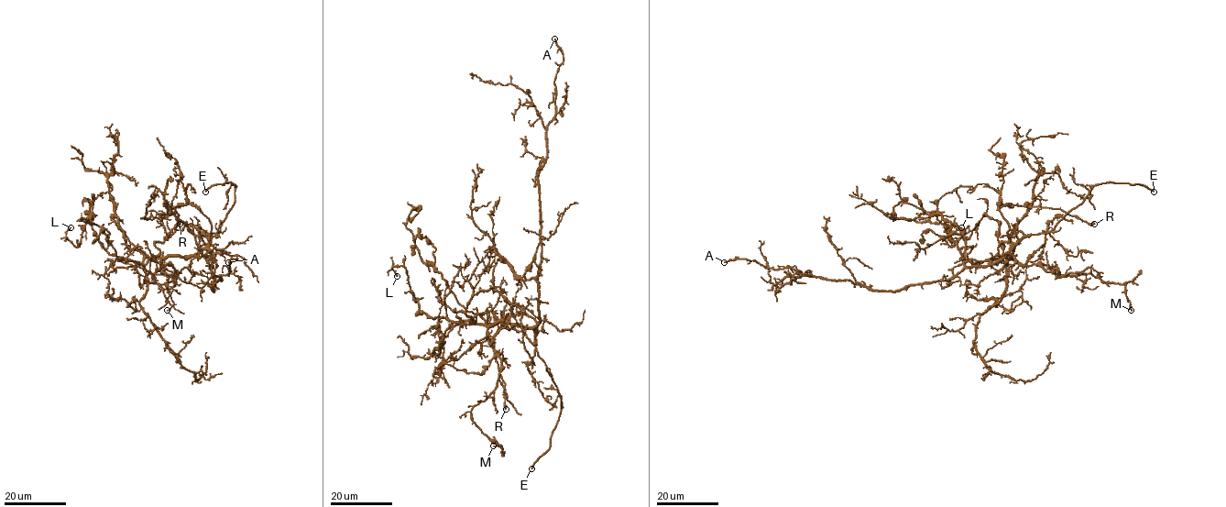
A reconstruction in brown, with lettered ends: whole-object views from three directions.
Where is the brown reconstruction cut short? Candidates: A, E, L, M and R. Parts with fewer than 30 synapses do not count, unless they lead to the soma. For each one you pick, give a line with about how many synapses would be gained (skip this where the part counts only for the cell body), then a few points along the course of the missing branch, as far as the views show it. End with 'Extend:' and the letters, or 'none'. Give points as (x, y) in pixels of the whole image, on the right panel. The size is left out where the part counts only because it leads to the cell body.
E: course (1154, 192), (1176, 190), (1186, 185), (1191, 178), (1198, 181), (1202, 177)
Extend: E

